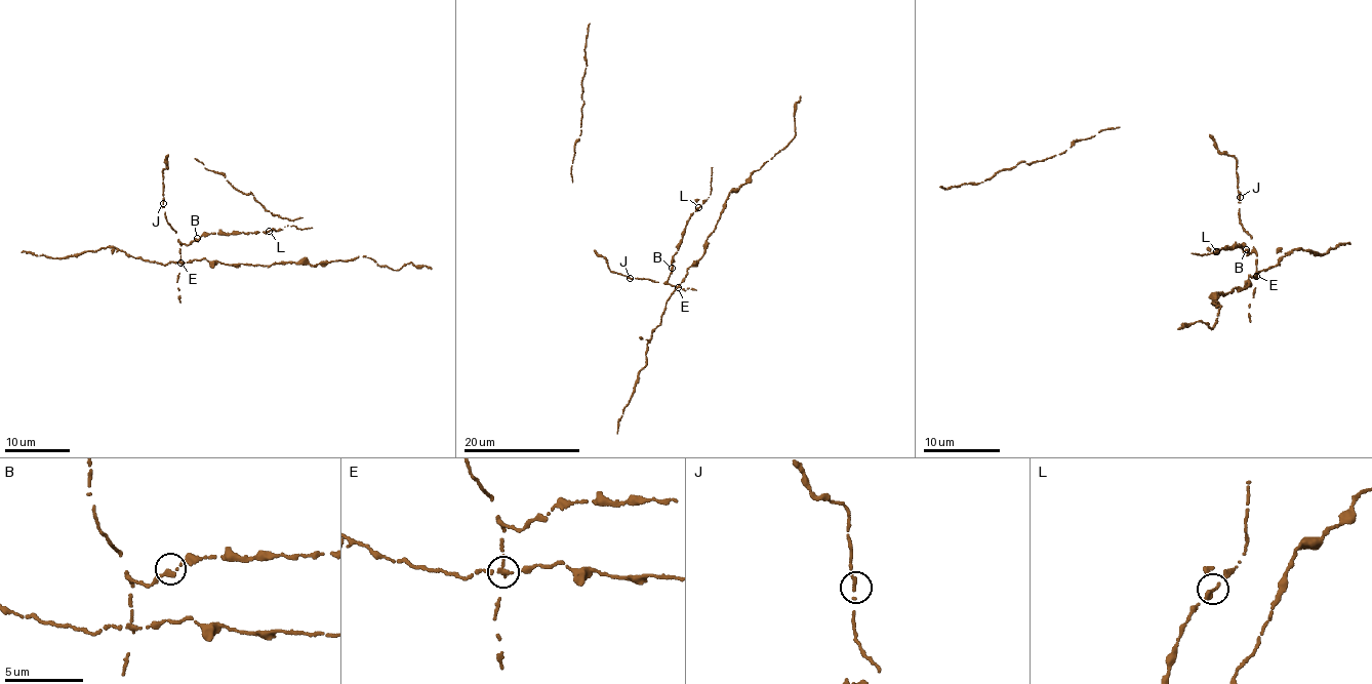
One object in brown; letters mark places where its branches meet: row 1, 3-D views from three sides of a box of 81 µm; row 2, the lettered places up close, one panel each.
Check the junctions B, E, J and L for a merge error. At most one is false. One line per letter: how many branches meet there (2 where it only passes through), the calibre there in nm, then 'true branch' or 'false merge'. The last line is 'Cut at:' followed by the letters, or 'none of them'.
B: 2 branches meet; 260 nm thick; true branch
E: 2 branches meet; 260 nm thick; false merge
J: 2 branches meet; 200 nm thick; true branch
L: 2 branches meet; 260 nm thick; true branch
Cut at: E

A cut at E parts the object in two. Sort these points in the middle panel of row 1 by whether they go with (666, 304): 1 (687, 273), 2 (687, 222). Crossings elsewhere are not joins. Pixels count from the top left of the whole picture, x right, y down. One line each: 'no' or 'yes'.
1: yes
2: no

